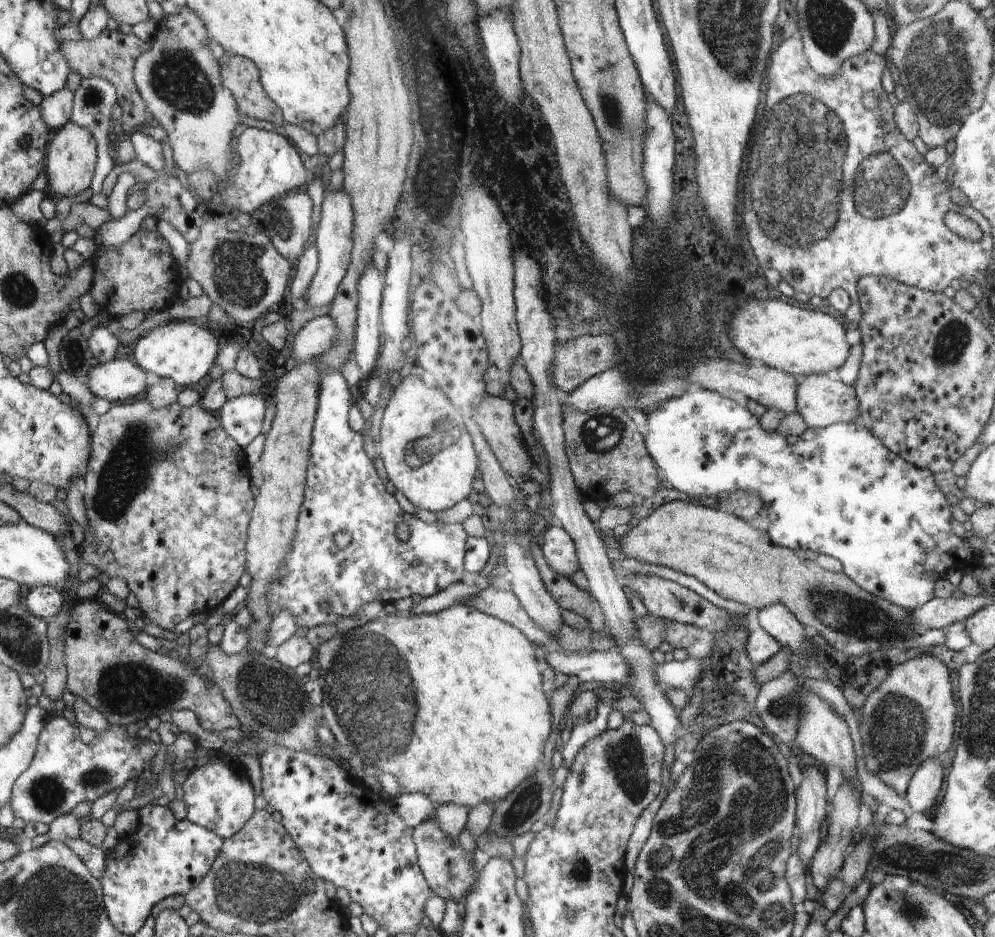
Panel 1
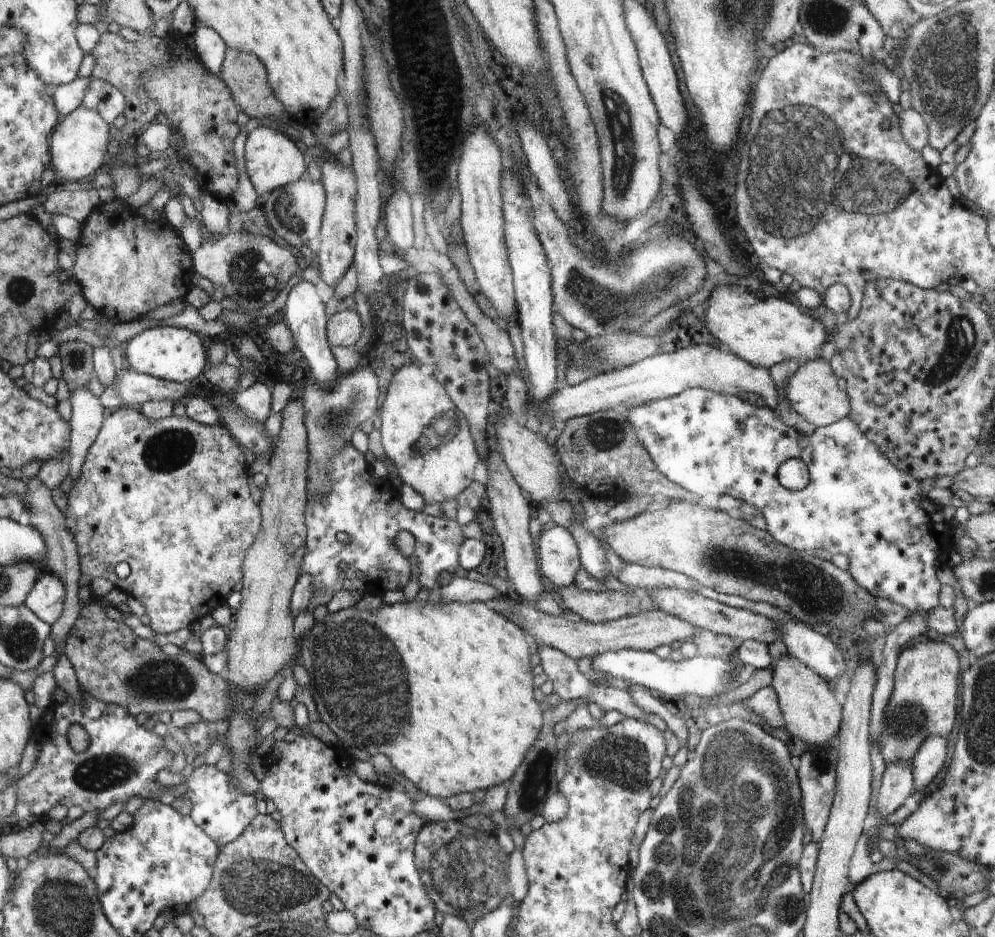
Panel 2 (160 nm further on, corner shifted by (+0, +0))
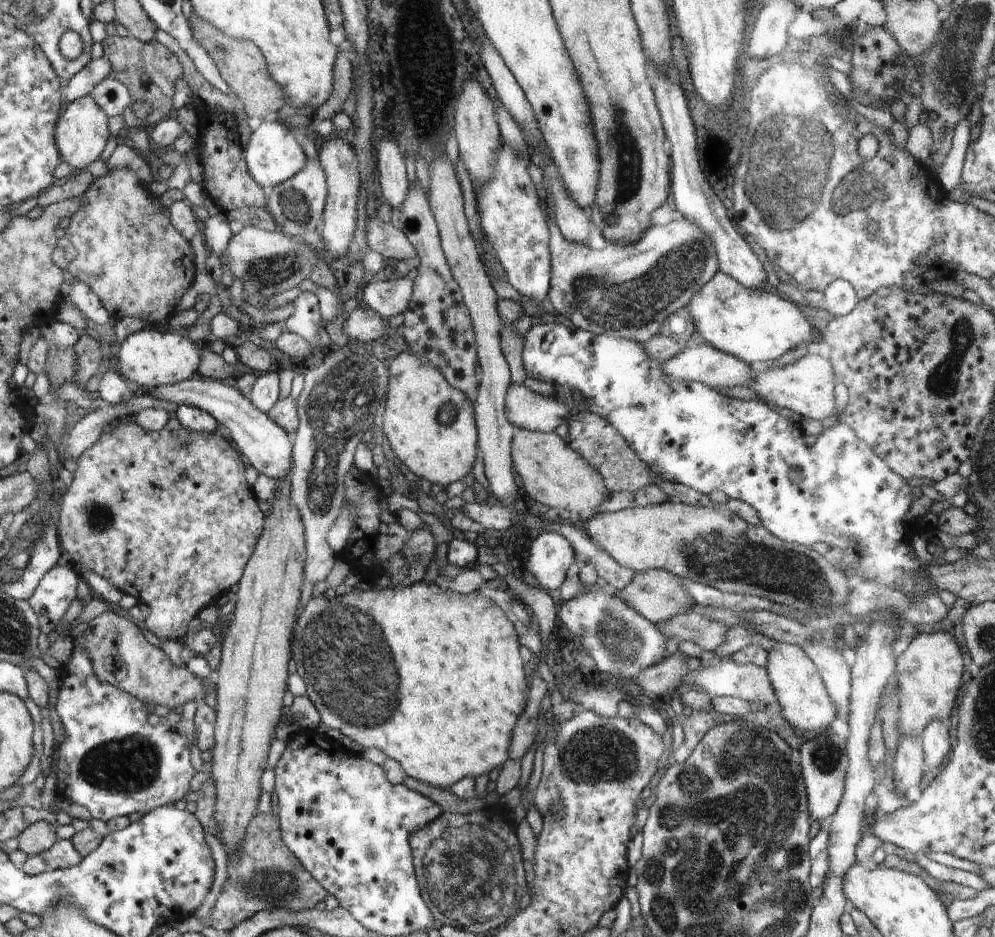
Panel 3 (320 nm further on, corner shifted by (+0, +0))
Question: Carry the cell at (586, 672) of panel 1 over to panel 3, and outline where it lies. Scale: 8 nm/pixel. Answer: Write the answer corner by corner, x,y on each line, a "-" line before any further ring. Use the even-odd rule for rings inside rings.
732,658
722,659
715,665
703,665
698,672
691,672
683,679
683,687
681,690
688,688
696,688
706,692
709,696
718,695
721,697
738,697
744,701
759,703
760,705
774,704
777,701
775,690
773,689
771,680
769,679
765,667
755,664
740,665

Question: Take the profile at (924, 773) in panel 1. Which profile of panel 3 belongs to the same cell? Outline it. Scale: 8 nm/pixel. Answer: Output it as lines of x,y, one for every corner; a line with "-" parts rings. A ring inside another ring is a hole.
932,719
922,729
924,762
928,769
942,764
950,752
950,729
946,720

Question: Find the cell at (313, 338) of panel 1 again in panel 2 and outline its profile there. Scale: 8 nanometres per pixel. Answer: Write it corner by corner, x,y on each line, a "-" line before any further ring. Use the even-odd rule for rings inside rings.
341,307
328,317
328,341
330,346
352,347
362,336
362,319
356,310

